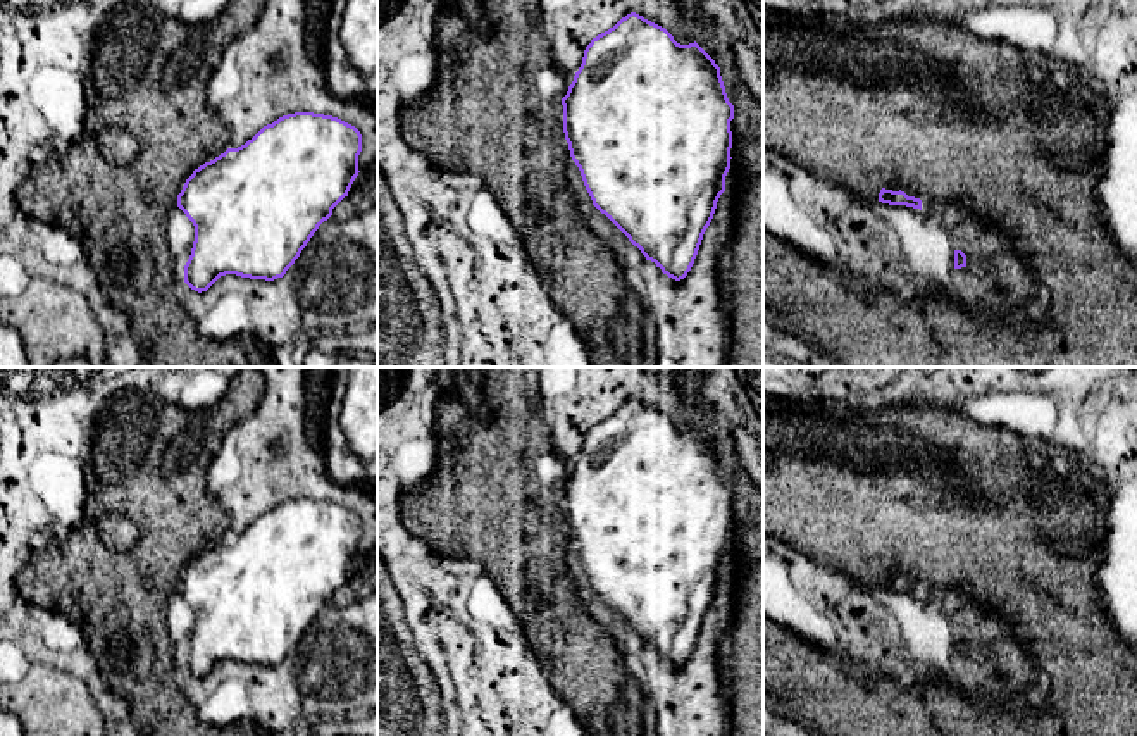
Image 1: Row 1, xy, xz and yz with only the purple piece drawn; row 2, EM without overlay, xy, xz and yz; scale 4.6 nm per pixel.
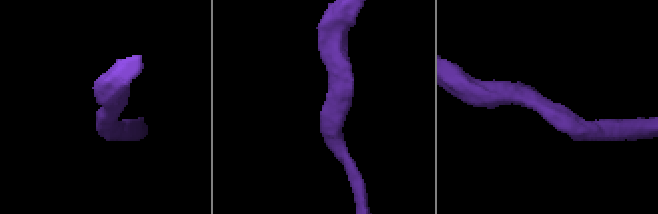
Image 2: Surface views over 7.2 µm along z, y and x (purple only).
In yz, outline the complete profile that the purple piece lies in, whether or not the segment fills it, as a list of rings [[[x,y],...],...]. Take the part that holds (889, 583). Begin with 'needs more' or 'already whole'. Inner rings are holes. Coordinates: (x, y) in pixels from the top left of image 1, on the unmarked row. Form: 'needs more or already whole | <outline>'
already whole | [[[882,574],[879,579],[879,588],[882,589],[889,589],[889,591],[906,591],[906,593],[913,593],[913,595],[920,595],[922,596],[922,586],[915,584],[915,583],[908,583],[904,577],[892,577],[892,576],[885,576]]]

